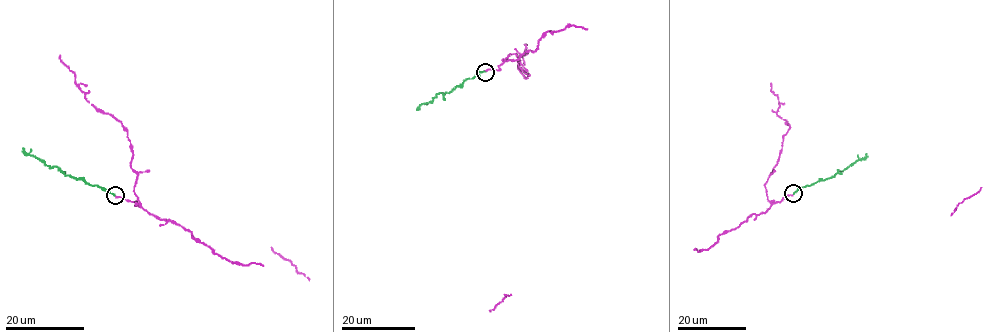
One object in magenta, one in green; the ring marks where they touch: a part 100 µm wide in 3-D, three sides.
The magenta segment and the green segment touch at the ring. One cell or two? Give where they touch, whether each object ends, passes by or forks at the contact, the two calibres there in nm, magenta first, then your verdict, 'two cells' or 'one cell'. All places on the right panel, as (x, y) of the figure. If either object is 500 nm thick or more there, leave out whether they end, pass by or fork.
(793, 193) | magenta ends | green ends | 180/220 nm | one cell

